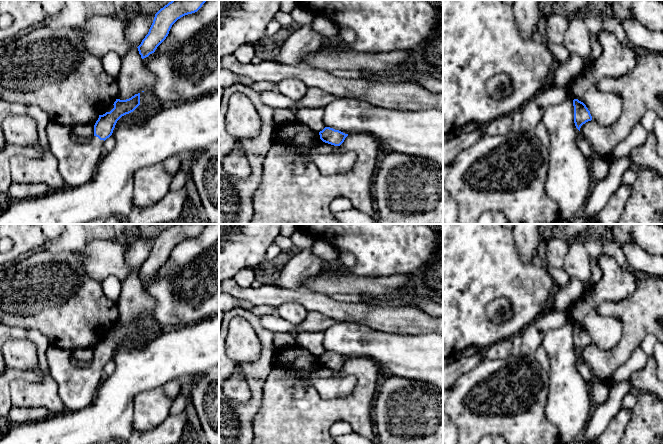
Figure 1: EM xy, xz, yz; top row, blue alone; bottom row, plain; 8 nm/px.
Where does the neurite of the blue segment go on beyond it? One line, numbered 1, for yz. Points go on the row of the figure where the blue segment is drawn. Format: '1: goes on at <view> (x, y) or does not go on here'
1: does not go on here

